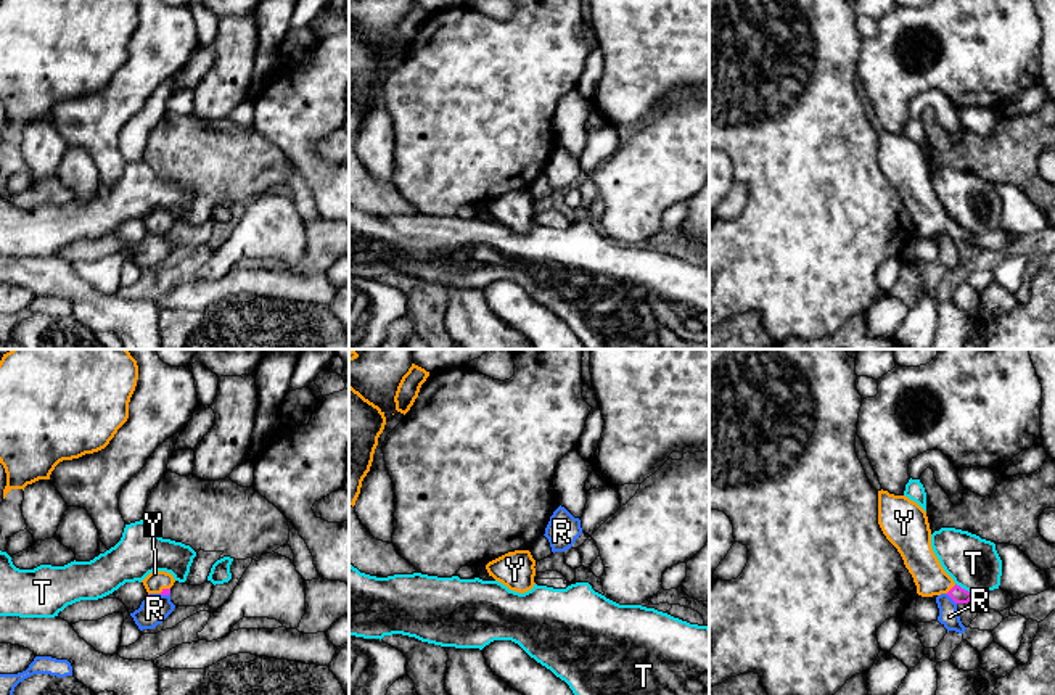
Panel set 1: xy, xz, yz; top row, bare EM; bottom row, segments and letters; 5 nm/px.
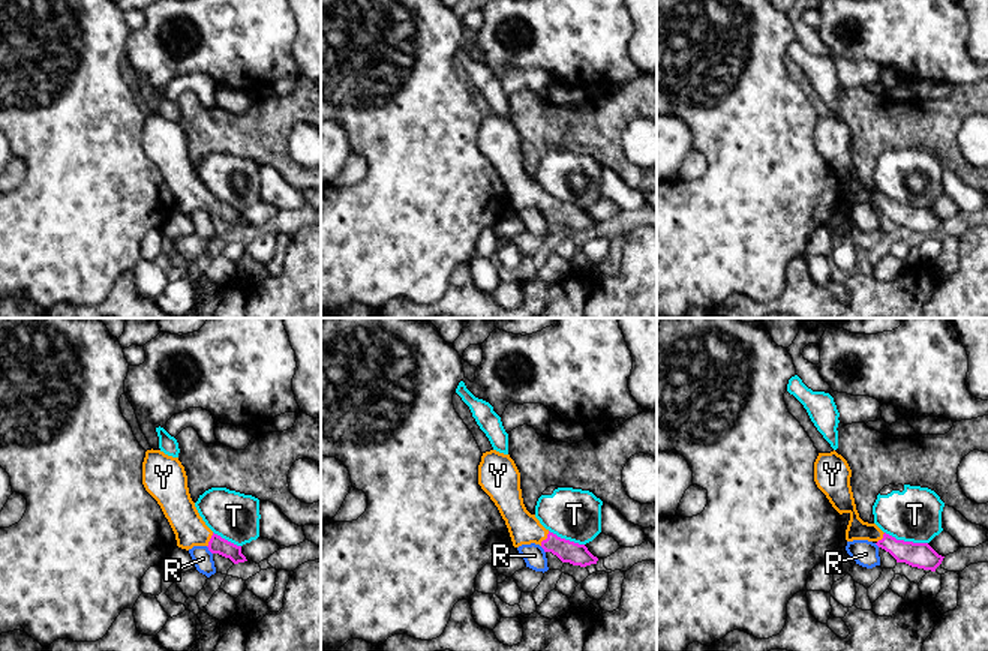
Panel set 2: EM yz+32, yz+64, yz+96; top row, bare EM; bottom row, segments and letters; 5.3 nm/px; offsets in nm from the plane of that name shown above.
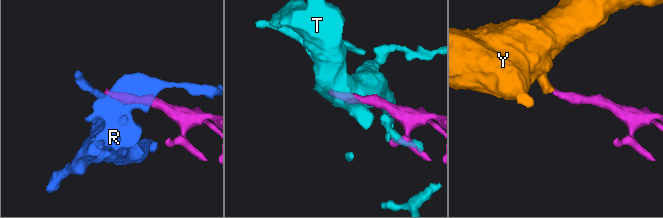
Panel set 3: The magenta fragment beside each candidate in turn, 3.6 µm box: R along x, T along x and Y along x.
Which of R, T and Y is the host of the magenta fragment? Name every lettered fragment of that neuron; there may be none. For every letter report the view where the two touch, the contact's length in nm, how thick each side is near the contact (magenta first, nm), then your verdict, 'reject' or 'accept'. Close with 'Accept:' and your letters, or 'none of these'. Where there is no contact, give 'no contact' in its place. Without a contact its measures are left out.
R: meets magenta in yz; contact 80 nm long; 80 nm thick on the magenta side, 100 nm on the other; reject
T: meets magenta in yz; contact 110 nm long; 80 nm thick on the magenta side, 260 nm on the other; reject
Y: meets magenta in yz; contact 70 nm long; 80 nm thick on the magenta side, 160 nm on the other; accept
Accept: Y

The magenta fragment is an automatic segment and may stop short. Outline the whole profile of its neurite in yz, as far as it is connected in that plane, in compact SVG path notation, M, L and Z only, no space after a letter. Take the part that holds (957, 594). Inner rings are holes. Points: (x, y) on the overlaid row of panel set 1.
M878 491L878 524L901 553L918 595L947 594L955 603L968 603L973 598L973 594L957 586L941 566L931 547L926 512L917 502Z

